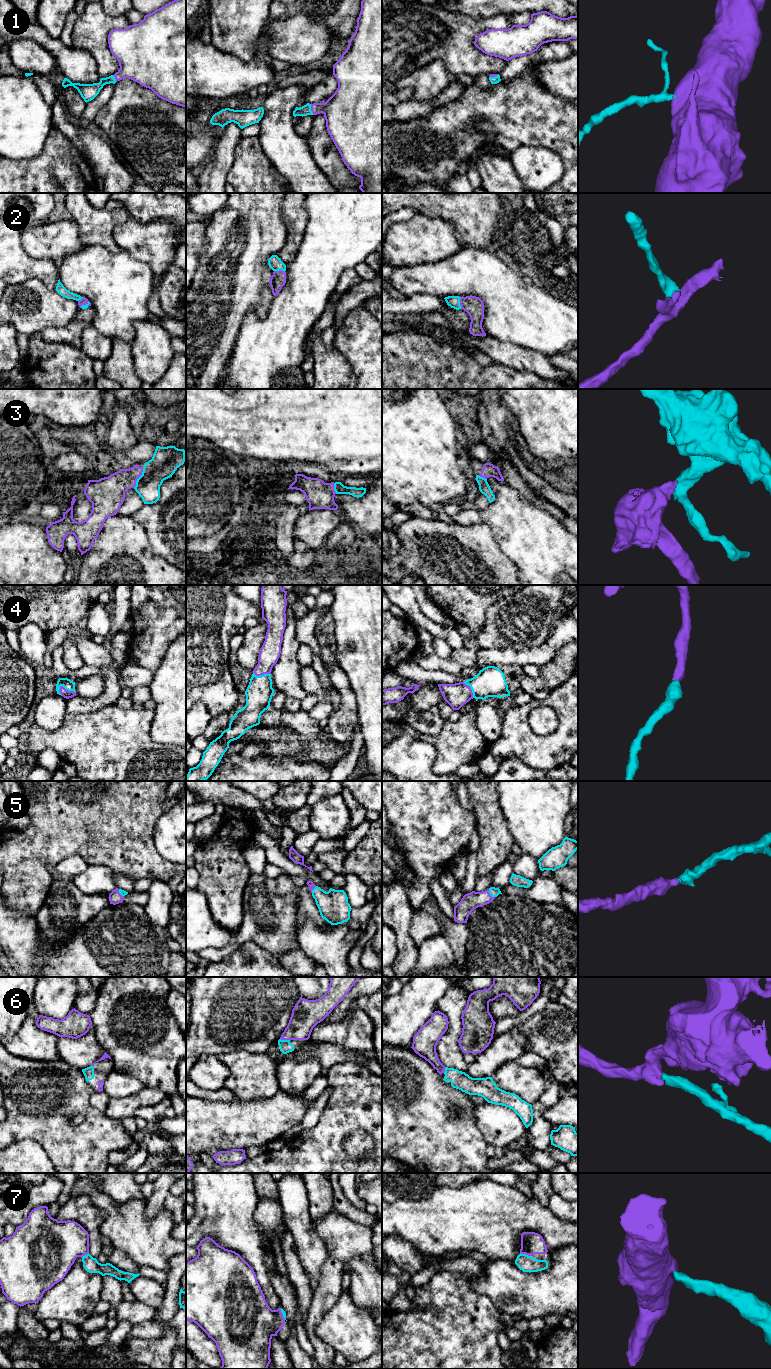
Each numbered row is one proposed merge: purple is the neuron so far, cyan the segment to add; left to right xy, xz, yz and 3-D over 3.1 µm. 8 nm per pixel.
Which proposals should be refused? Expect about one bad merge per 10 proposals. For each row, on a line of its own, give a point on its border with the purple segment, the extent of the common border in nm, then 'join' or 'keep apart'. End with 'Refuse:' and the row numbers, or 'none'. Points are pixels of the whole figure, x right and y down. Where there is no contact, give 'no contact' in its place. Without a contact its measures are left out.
1: xz (311, 109) | 90 nm | join
2: yz (460, 303) | 100 nm | join
3: xy (138, 477) | 180 nm | join
4: xy (65, 689) | 140 nm | join
5: yz (489, 893) | 90 nm | join
6: xz (285, 1039) | 80 nm | join
7: yz (526, 1254) | 100 nm | join
Refuse: none

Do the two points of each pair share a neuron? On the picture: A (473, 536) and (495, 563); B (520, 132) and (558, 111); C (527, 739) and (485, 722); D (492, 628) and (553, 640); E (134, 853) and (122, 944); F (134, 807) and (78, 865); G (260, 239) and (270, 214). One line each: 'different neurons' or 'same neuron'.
A: same neuron
B: same neuron
C: different neurons
D: different neurons
E: different neurons
F: different neurons
G: same neuron

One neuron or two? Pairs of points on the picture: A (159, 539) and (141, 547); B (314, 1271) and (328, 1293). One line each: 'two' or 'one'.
A: two
B: two

